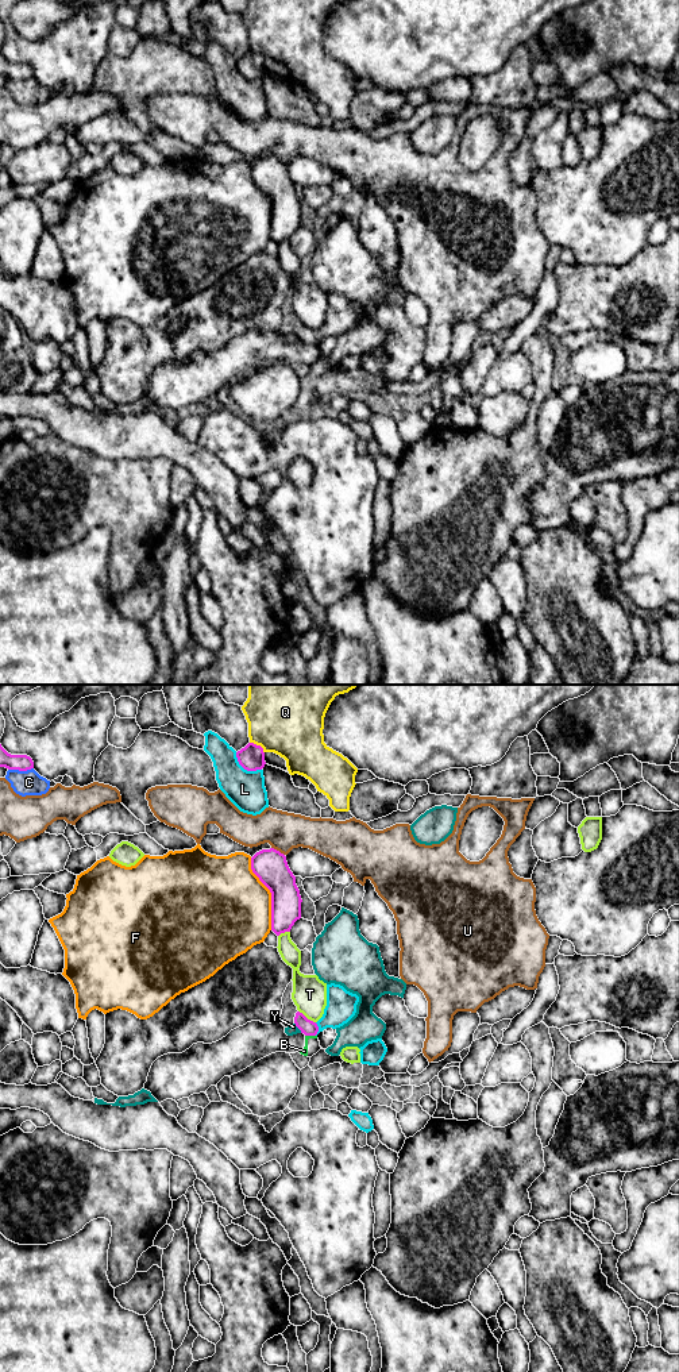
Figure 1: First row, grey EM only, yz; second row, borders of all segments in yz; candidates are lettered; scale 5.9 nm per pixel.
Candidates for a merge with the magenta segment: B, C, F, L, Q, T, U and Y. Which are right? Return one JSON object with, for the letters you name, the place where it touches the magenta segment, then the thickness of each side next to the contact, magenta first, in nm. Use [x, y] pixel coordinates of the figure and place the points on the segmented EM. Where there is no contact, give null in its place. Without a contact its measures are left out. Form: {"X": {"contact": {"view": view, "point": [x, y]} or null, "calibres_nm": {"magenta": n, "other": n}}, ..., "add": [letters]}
{"add": []}

